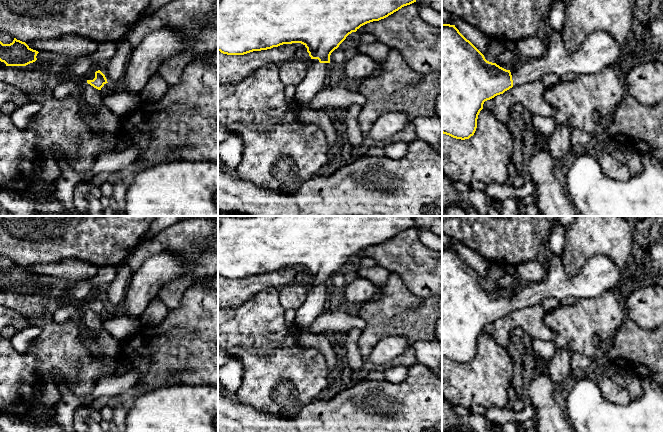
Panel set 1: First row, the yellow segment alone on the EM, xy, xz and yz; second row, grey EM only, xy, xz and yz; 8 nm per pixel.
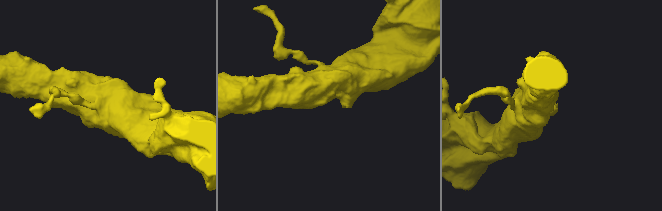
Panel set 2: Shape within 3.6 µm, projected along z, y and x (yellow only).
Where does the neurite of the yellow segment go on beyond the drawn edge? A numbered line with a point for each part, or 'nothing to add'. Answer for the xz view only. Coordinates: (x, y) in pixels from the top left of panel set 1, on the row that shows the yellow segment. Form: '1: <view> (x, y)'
1: xz (317, 74)

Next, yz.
1: yz (599, 50)

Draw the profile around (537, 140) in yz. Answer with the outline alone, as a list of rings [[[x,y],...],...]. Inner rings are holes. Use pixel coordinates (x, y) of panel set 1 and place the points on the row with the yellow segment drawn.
[[[534,130],[530,133],[526,133],[526,138],[531,139],[532,151],[537,148],[545,148],[546,150],[548,150],[547,137],[542,136],[537,131]]]

